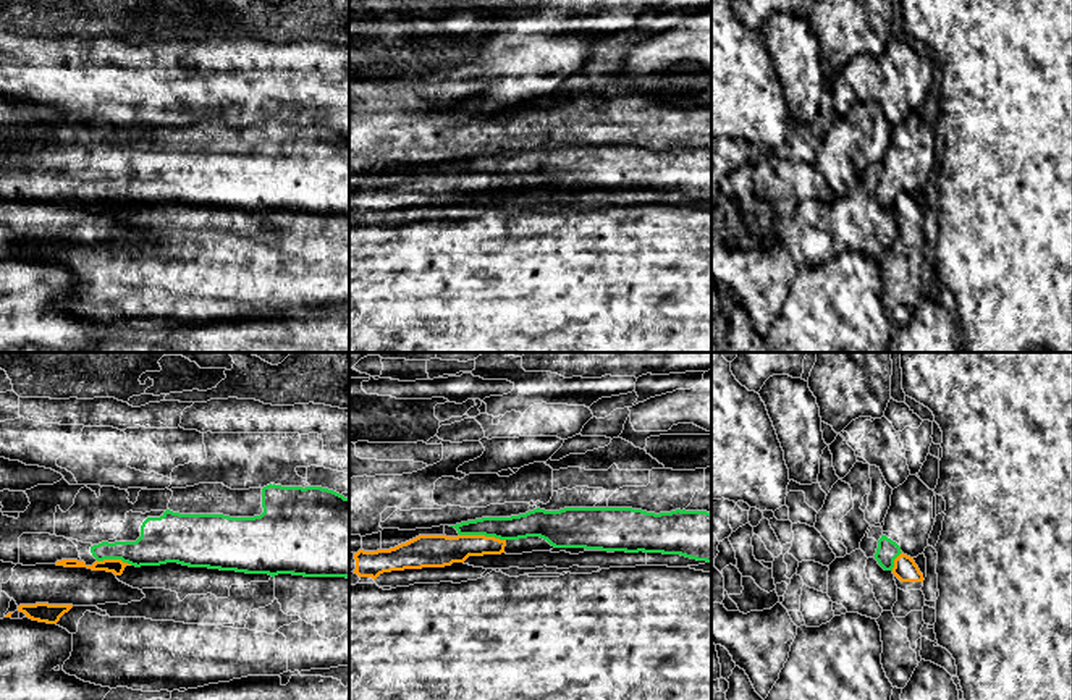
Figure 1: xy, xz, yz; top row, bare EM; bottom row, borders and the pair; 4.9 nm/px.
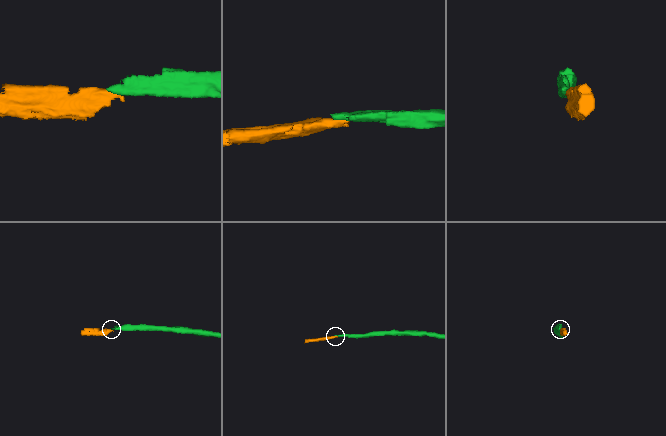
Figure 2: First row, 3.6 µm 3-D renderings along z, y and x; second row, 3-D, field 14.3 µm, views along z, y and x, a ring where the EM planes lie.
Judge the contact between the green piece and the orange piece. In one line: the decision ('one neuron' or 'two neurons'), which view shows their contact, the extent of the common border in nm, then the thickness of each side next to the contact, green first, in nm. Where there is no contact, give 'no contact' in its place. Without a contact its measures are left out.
two neurons; contact in xz; length 240 nm; calibres 130 and 160 nm

